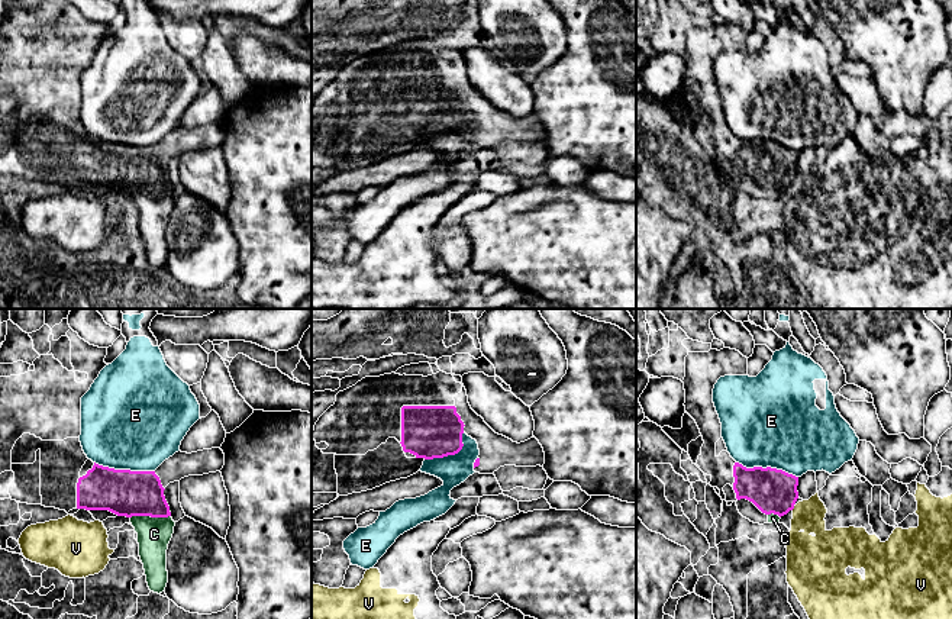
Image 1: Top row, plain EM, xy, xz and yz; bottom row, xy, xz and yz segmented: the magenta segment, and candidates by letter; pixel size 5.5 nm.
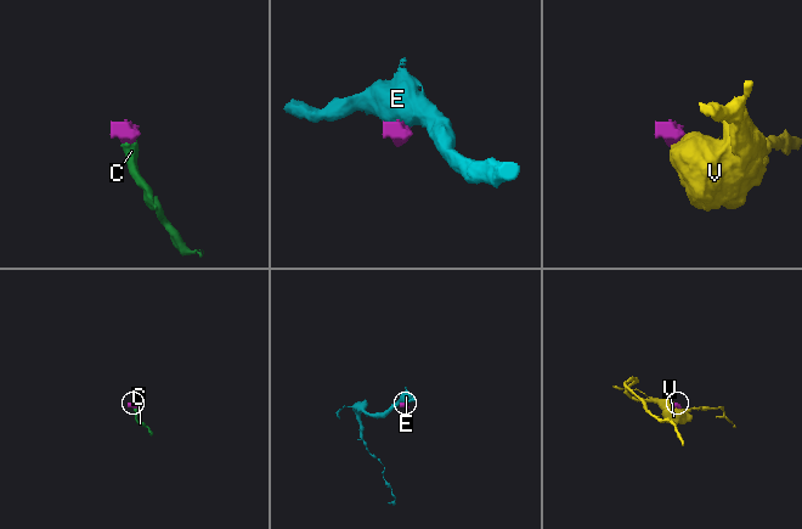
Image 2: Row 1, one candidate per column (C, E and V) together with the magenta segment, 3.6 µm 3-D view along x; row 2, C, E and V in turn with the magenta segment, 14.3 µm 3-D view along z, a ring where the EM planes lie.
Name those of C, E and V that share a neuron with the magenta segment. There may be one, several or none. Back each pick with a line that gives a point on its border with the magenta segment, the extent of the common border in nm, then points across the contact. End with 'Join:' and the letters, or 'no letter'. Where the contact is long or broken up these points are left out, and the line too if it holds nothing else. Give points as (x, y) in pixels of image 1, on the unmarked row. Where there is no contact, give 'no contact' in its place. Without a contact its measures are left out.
C: xy (149, 190) | 220 nm | across xy (128, 168), (149, 190), (154, 209)
Join: C

